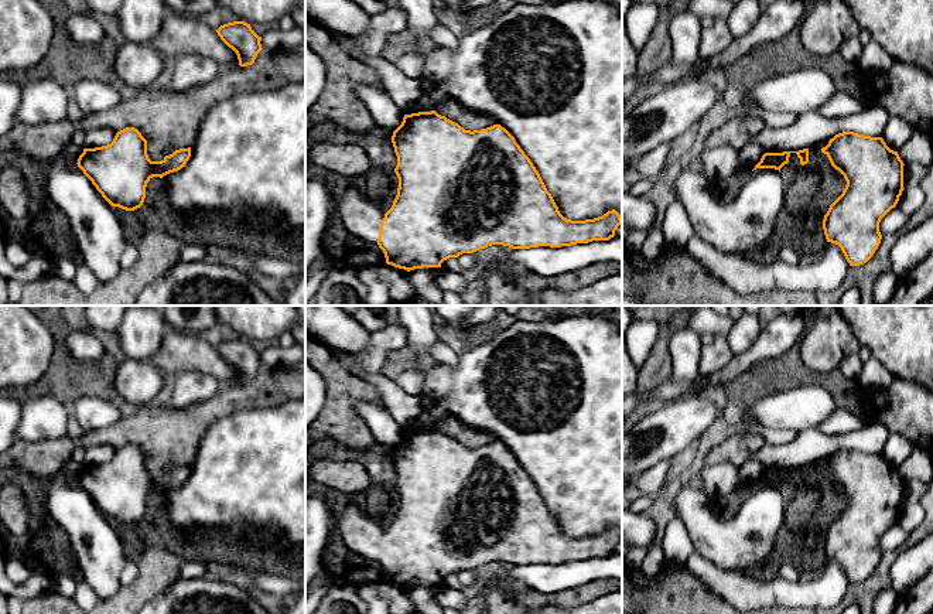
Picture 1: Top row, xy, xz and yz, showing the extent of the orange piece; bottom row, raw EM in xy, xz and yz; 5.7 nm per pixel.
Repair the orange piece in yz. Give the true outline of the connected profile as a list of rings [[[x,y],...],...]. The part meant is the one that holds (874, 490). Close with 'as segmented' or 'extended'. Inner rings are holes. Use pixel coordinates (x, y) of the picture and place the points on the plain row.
[[[843,448],[830,456],[821,465],[831,482],[838,487],[847,502],[830,522],[823,536],[827,559],[841,564],[850,583],[867,580],[878,566],[882,552],[881,536],[896,523],[903,505],[903,478],[891,467],[882,454],[871,454],[854,448]]] | as segmented

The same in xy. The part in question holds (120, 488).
[[[126,444],[116,450],[110,461],[83,465],[76,481],[112,523],[134,528],[143,522],[153,494],[163,495],[181,487],[189,474],[191,464],[151,478],[147,457],[137,446]]] | as segmented

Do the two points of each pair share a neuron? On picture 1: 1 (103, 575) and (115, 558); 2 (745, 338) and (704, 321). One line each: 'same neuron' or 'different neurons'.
1: same neuron
2: different neurons

